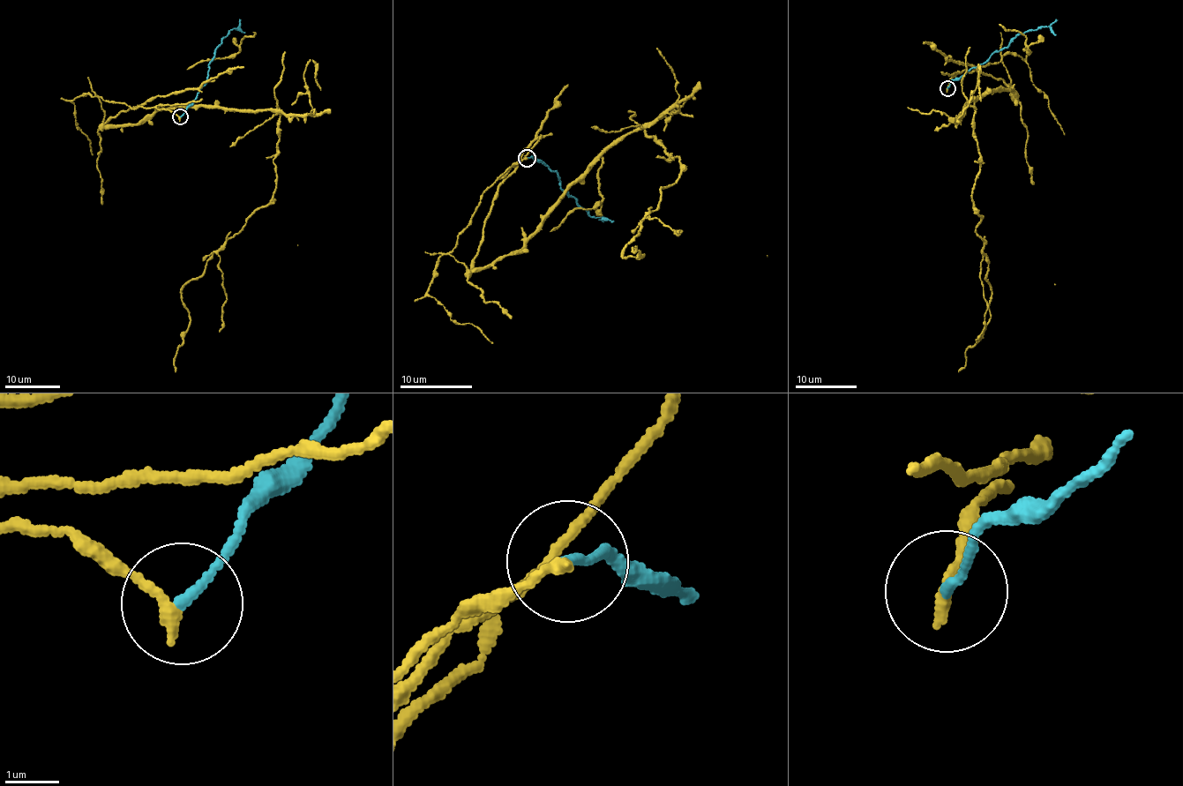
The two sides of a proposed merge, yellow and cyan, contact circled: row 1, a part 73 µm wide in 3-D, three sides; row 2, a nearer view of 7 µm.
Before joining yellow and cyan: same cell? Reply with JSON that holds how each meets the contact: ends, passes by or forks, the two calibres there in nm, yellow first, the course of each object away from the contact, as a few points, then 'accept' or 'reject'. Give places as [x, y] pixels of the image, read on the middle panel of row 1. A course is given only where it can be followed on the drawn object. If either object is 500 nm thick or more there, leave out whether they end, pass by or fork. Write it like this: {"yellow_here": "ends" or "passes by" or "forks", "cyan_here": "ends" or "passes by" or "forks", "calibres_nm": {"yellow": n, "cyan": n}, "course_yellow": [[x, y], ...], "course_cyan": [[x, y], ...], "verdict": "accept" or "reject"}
{"yellow_here": "ends", "cyan_here": "ends", "calibres_nm": {"yellow": 240, "cyan": 170}, "course_yellow": [[525, 158], [452, 256], [483, 269], [521, 251], [642, 124], [682, 168], [622, 257], [635, 247]], "course_cyan": [[527, 158], [542, 160], [559, 177], [565, 193], [588, 214], [603, 216], [613, 223]], "verdict": "reject"}

